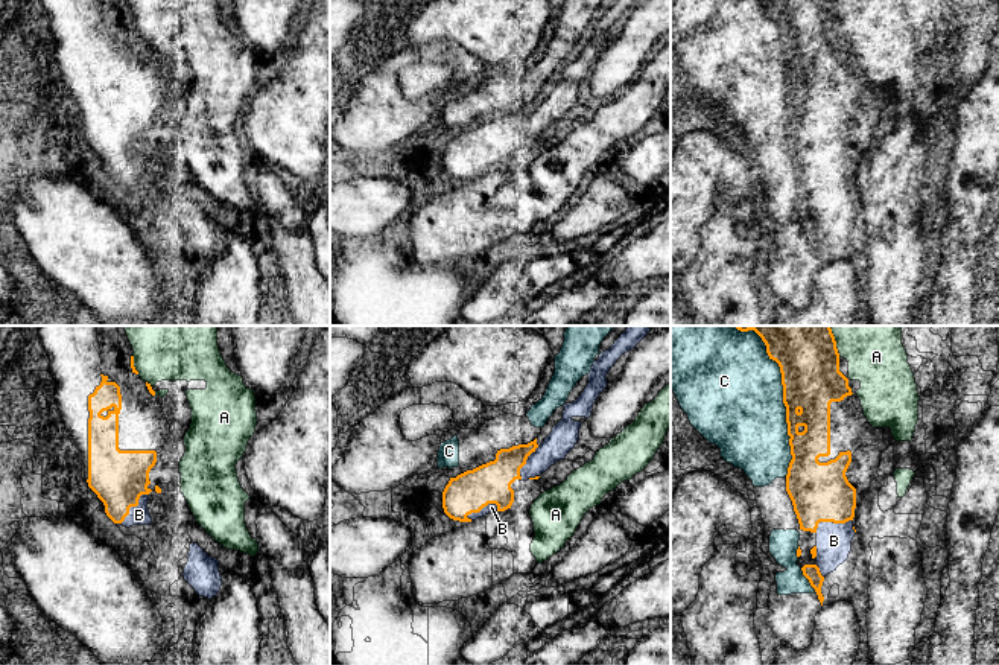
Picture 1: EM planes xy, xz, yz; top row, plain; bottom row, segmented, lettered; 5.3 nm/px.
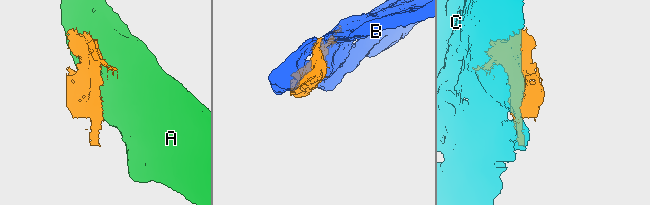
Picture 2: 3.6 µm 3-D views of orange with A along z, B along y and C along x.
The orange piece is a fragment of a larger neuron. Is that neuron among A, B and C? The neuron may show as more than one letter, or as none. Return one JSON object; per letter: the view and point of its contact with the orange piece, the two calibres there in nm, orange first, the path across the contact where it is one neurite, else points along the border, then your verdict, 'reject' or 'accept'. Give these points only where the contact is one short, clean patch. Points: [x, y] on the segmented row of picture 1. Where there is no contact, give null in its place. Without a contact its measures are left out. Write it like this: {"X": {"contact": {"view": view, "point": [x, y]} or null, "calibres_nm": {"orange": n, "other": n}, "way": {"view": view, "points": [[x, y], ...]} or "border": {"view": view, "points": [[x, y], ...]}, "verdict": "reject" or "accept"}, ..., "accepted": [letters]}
{"A": {"contact": {"view": "yz", "point": [835, 341]}, "calibres_nm": {"orange": 360, "other": 360}, "verdict": "reject"}, "B": {"contact": {"view": "yz", "point": [830, 521]}, "calibres_nm": {"orange": 320, "other": 190}, "verdict": "accept"}, "C": {"contact": {"view": "yz", "point": [780, 372]}, "calibres_nm": {"orange": 360, "other": 480}, "verdict": "reject"}, "accepted": ["B"]}

